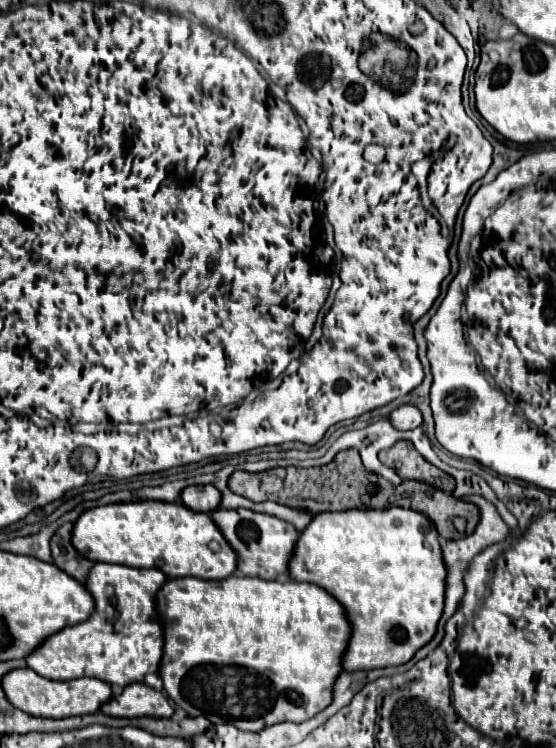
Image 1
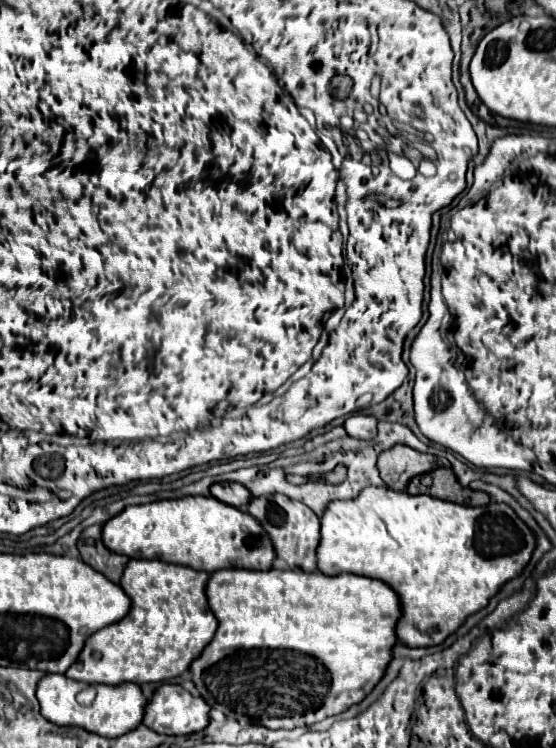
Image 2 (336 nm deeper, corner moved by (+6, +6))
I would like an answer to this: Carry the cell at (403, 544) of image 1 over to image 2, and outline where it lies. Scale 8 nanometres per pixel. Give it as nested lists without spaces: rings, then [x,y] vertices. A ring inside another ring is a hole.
[[[368,486],[360,492],[360,496],[352,498],[352,500],[332,500],[328,506],[326,506],[326,512],[322,516],[322,540],[318,544],[318,570],[322,574],[328,574],[328,576],[336,576],[336,574],[342,574],[342,572],[352,572],[352,574],[360,574],[360,576],[370,576],[370,578],[378,578],[386,584],[390,584],[396,594],[400,596],[400,602],[402,602],[402,618],[398,622],[398,640],[416,648],[416,646],[436,646],[436,644],[442,644],[450,634],[454,634],[464,622],[468,616],[472,616],[474,612],[482,610],[488,606],[490,598],[494,594],[498,594],[498,590],[508,582],[508,580],[514,580],[522,574],[522,570],[526,568],[526,564],[530,562],[532,558],[532,552],[536,550],[538,546],[538,540],[536,540],[536,534],[518,518],[518,514],[508,506],[508,504],[498,504],[498,502],[490,502],[486,506],[486,548],[484,548],[484,540],[482,540],[482,532],[480,532],[480,526],[482,526],[482,518],[484,518],[484,508],[472,508],[472,506],[460,506],[460,504],[454,504],[454,502],[446,502],[446,500],[438,500],[438,498],[430,498],[430,496],[410,496],[410,494],[404,494],[404,492],[394,492],[386,486]]]

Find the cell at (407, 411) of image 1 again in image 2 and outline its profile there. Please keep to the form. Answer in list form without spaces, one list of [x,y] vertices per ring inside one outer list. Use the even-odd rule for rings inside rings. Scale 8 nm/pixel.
[[[352,414],[344,422],[344,430],[348,432],[348,436],[370,440],[376,434],[376,424],[378,424],[378,420],[374,416],[368,416],[368,414]]]

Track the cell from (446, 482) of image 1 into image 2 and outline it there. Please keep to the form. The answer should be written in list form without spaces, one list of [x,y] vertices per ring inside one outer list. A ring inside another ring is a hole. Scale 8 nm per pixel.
[[[396,444],[394,448],[382,452],[378,456],[378,470],[384,484],[392,490],[406,490],[408,482],[418,476],[426,474],[430,470],[436,470],[440,466],[450,466],[446,458],[438,458],[432,454],[416,452],[404,444]]]

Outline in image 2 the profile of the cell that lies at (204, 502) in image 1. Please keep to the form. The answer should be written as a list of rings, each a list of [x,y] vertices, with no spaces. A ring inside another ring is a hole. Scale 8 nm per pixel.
[[[218,482],[210,490],[212,490],[214,498],[218,498],[220,502],[226,502],[230,506],[236,506],[236,508],[244,508],[246,502],[250,502],[250,498],[252,498],[252,494],[246,492],[246,486],[242,486],[238,482]]]

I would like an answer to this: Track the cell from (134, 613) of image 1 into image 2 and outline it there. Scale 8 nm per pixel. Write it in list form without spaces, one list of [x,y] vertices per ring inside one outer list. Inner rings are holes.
[[[130,560],[120,582],[132,600],[130,614],[92,634],[66,676],[86,684],[120,686],[124,682],[166,682],[184,674],[218,628],[206,598],[208,578],[208,572],[162,560]]]

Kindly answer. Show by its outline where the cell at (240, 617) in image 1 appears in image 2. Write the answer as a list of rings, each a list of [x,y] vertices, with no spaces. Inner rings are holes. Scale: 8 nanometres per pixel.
[[[272,568],[266,572],[264,570],[260,570],[260,572],[258,570],[218,570],[208,580],[206,596],[208,596],[210,608],[214,610],[220,626],[216,630],[214,640],[206,646],[202,656],[192,662],[192,666],[190,666],[192,680],[194,680],[196,688],[200,690],[200,694],[204,696],[204,700],[214,710],[230,714],[238,722],[244,722],[244,718],[248,718],[254,724],[260,724],[266,728],[296,728],[296,726],[312,726],[314,722],[320,722],[328,716],[336,716],[336,714],[348,710],[350,706],[362,702],[374,690],[374,686],[382,680],[386,666],[390,664],[390,658],[392,658],[392,648],[398,642],[396,624],[398,624],[398,618],[402,612],[400,598],[388,584],[374,580],[374,578],[366,578],[366,576],[354,576],[354,574],[326,576],[326,574],[320,574],[320,570],[302,572],[302,570],[278,570],[278,568]],[[290,652],[298,652],[304,656],[274,656],[274,654],[290,654]]]

